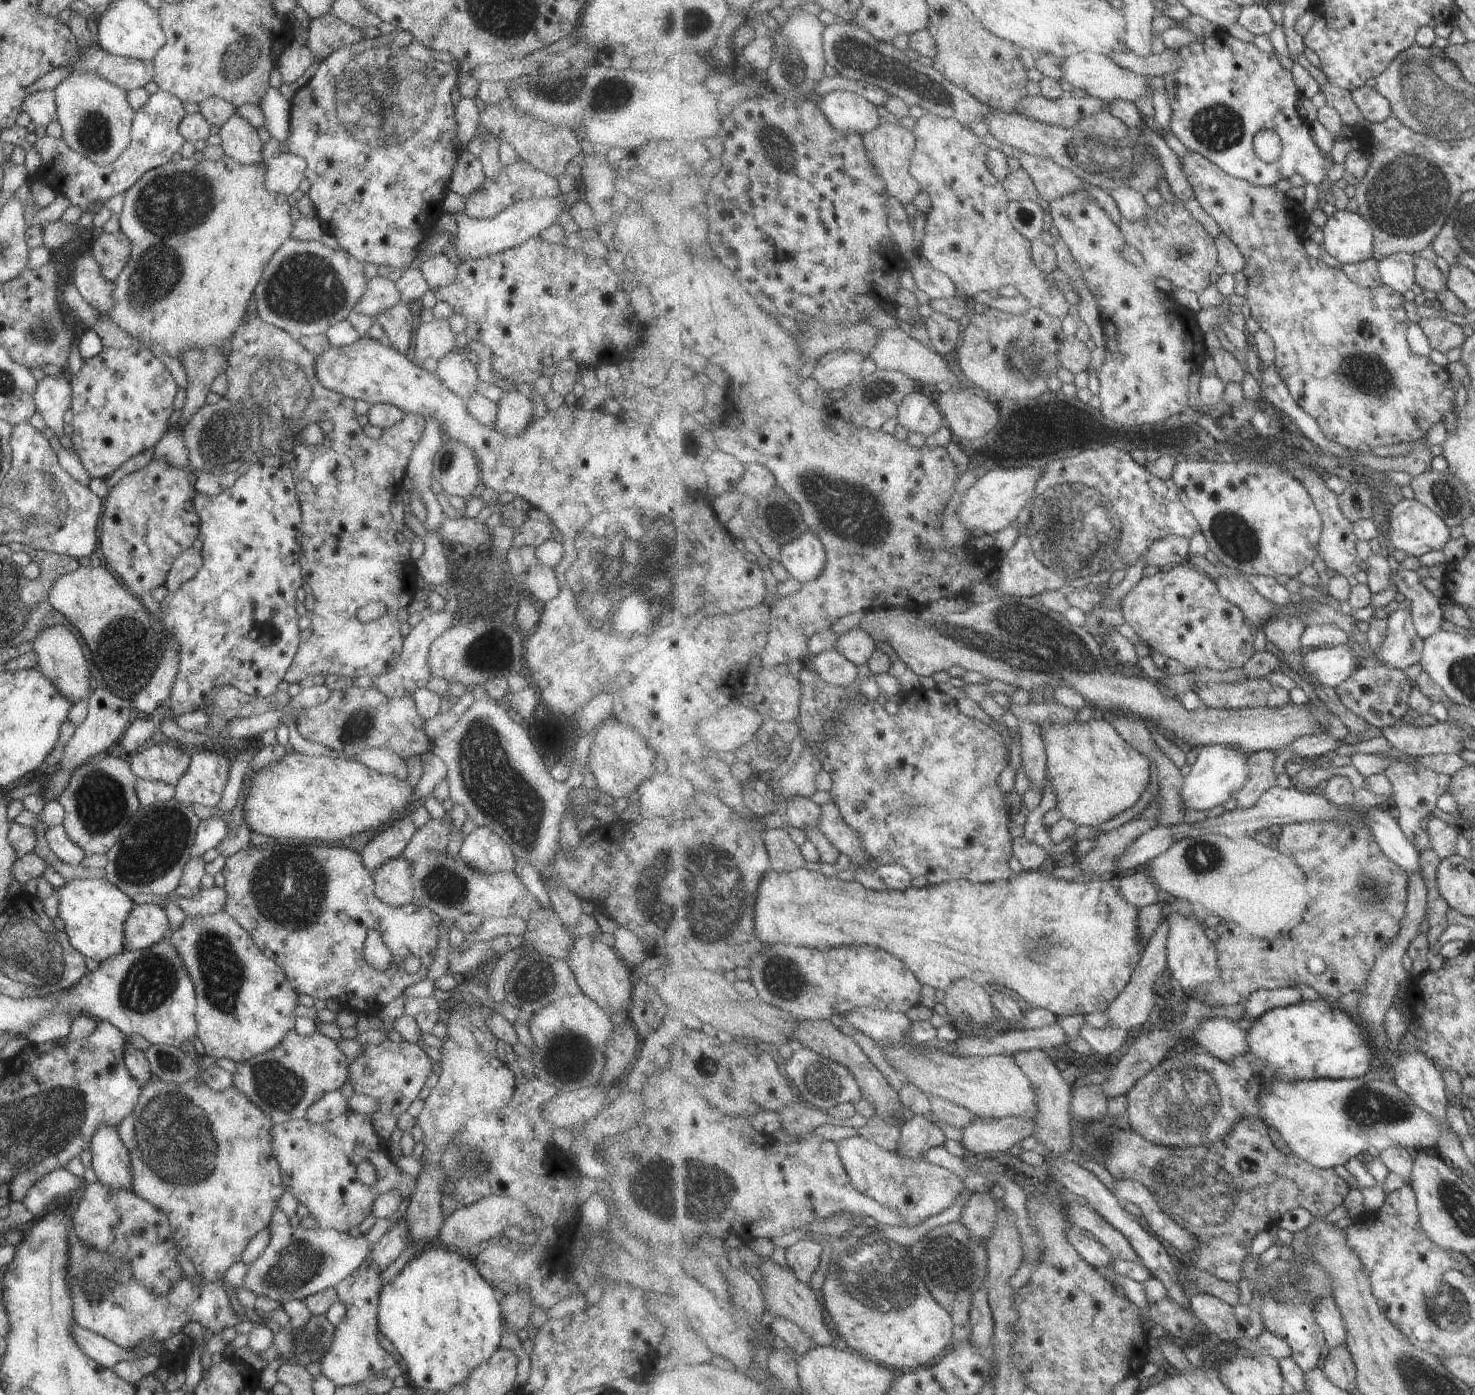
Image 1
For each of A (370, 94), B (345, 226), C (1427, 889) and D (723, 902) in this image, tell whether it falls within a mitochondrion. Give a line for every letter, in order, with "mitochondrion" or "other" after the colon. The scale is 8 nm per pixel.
A: mitochondrion
B: other
C: other
D: mitochondrion

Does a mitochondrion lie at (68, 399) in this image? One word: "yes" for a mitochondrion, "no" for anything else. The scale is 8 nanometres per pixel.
no

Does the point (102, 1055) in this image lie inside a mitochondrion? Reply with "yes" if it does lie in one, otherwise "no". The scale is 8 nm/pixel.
no

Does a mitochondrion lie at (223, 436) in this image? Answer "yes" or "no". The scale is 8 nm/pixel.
yes

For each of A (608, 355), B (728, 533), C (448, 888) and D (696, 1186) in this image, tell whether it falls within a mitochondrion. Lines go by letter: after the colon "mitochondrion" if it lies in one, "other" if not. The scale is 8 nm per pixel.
A: other
B: other
C: mitochondrion
D: mitochondrion

